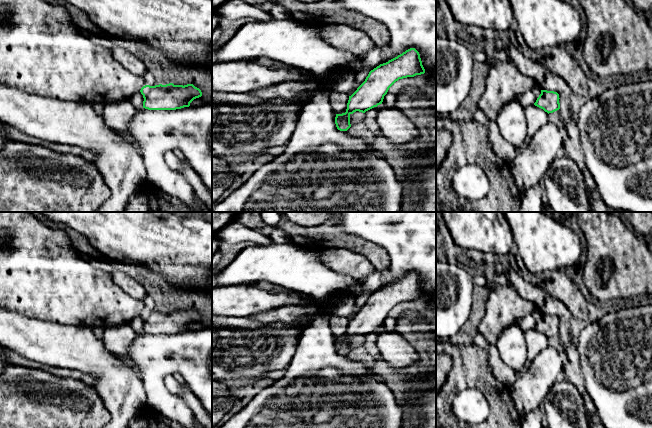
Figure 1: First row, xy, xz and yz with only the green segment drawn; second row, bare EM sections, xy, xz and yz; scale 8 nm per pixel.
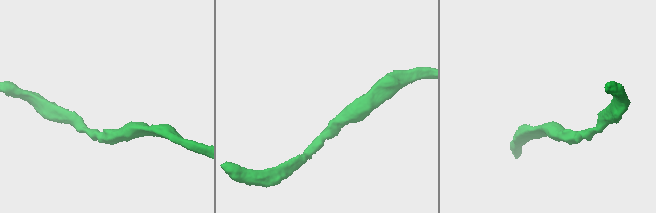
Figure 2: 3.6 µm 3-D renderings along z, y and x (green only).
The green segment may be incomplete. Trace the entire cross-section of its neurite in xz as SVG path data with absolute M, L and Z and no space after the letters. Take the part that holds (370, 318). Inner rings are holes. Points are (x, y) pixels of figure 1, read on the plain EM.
M410 272L371 294L365 305L349 320L345 337L336 338L335 348L338 354L347 355L350 351L350 339L356 335L366 335L382 328L389 312L399 303L414 301L425 297L419 276Z

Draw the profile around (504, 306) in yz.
M488 282L487 286L489 297L478 331L491 346L494 346L502 330L535 312L536 307L531 301L524 299L512 284Z

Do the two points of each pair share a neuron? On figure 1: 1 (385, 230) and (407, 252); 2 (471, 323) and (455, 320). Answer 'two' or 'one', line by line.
1: one
2: two

